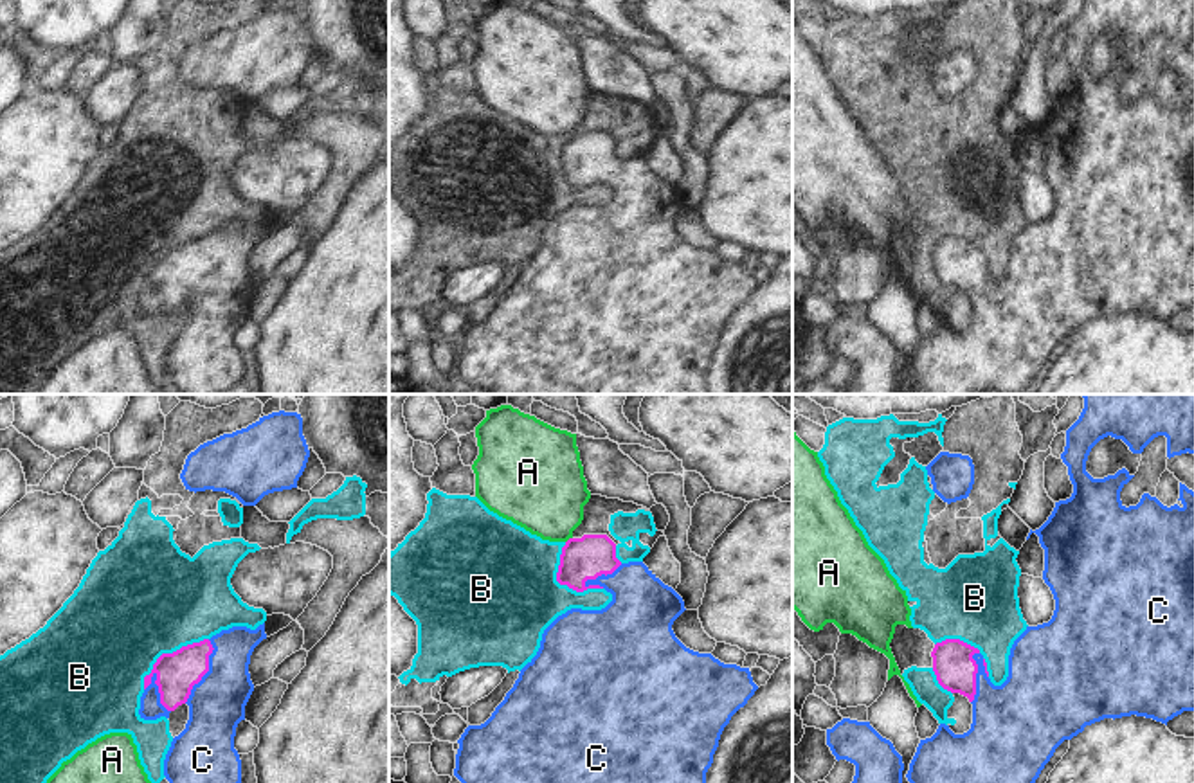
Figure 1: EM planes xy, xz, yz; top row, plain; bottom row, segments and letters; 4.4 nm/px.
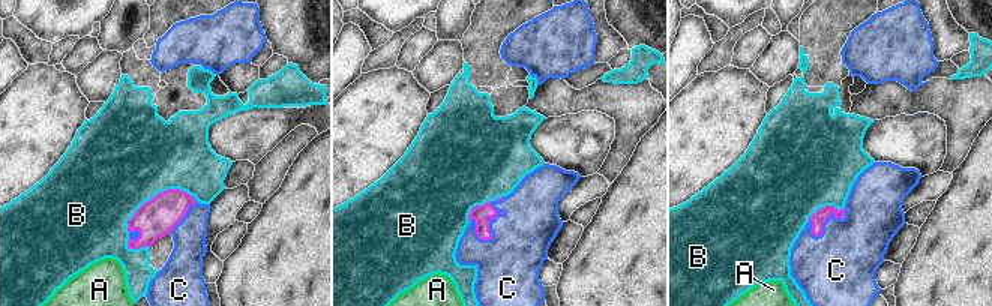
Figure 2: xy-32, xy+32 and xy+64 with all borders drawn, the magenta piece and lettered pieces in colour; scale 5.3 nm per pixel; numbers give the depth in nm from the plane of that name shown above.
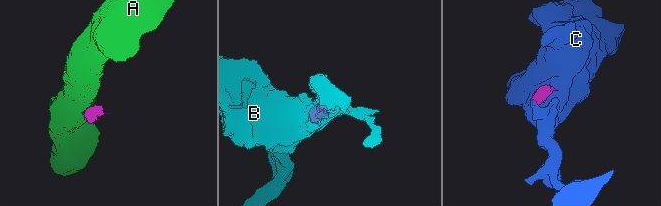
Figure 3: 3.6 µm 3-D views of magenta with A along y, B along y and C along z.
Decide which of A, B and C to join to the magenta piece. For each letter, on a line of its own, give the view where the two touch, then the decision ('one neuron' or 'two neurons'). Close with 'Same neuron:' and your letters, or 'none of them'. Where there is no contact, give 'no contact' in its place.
A: xz | two neurons
B: xz | two neurons
C: xy | one neuron
Same neuron: C

